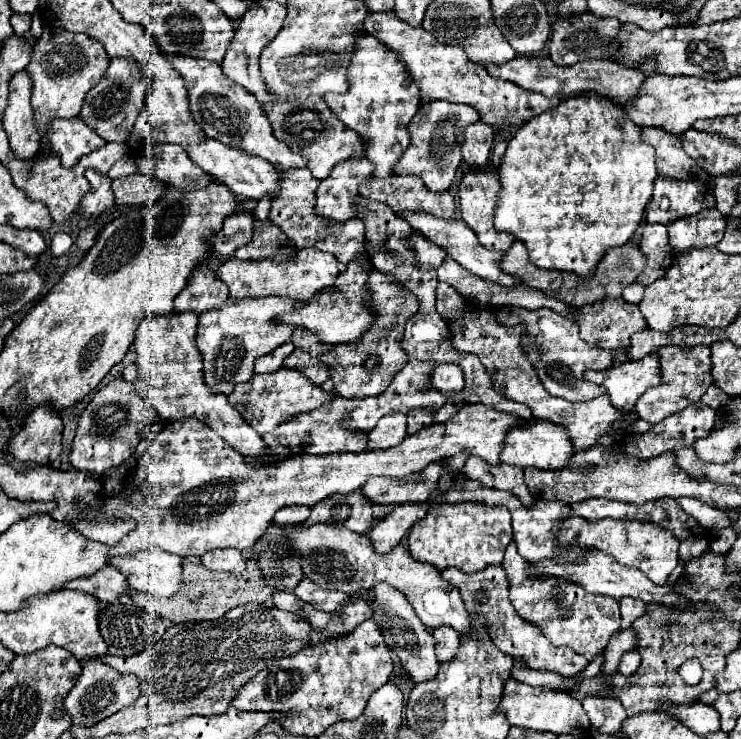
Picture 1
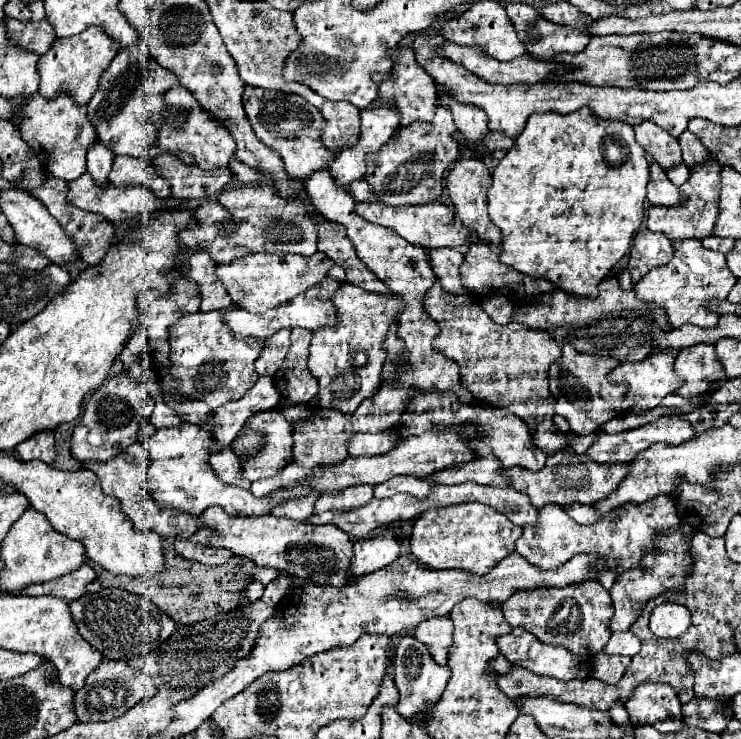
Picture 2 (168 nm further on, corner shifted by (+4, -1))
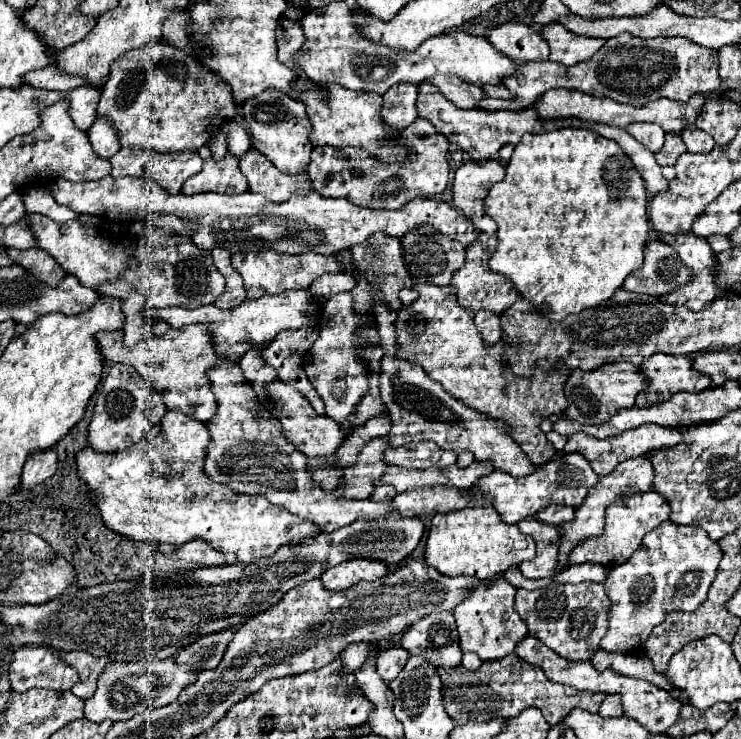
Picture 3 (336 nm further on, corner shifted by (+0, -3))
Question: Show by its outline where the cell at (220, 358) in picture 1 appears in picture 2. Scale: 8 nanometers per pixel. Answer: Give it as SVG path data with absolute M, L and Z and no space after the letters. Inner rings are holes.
M232 304L230 308L222 308L222 310L186 314L170 326L170 330L168 330L168 334L170 334L170 370L174 372L176 382L180 386L162 384L164 398L172 396L176 390L182 396L210 402L212 396L208 392L202 392L202 388L204 388L204 384L216 382L216 388L220 388L220 404L224 404L228 400L240 400L254 386L254 382L258 378L258 374L254 370L254 362L264 348L264 340L260 340L260 338L236 340L232 336L230 328L222 322L222 316L236 308L238 306Z

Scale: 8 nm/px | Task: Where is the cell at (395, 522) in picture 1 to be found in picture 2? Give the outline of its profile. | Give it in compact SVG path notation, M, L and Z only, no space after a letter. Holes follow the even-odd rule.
M388 528L384 536L372 540L354 542L354 556L350 560L350 576L366 576L394 562L400 554L400 542L394 538L394 530Z

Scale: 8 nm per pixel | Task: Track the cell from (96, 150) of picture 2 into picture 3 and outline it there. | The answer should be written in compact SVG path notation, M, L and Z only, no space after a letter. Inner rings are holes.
M100 116L96 118L94 126L90 128L88 138L90 138L92 150L94 150L102 160L110 160L110 158L120 150L116 130L112 128L110 122L106 122L106 120L100 118Z

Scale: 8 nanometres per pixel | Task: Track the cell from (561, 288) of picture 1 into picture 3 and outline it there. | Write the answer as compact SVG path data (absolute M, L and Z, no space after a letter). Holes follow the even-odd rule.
M480 236L470 248L466 248L466 264L464 268L460 268L458 272L454 272L452 276L452 286L456 288L456 296L458 302L464 308L470 308L472 312L478 310L490 310L490 312L498 312L502 314L504 310L510 308L510 304L514 304L516 300L520 300L520 292L514 290L514 284L498 272L492 272L488 266L488 254L492 254L496 250L496 236Z

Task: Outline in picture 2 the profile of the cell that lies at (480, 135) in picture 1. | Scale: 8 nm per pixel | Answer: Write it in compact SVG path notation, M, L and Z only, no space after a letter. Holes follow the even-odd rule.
M442 98L440 104L450 108L456 128L470 142L482 140L490 132L486 126L486 114L482 114L482 110L478 110L478 106L462 106L462 102L454 102L454 98Z

